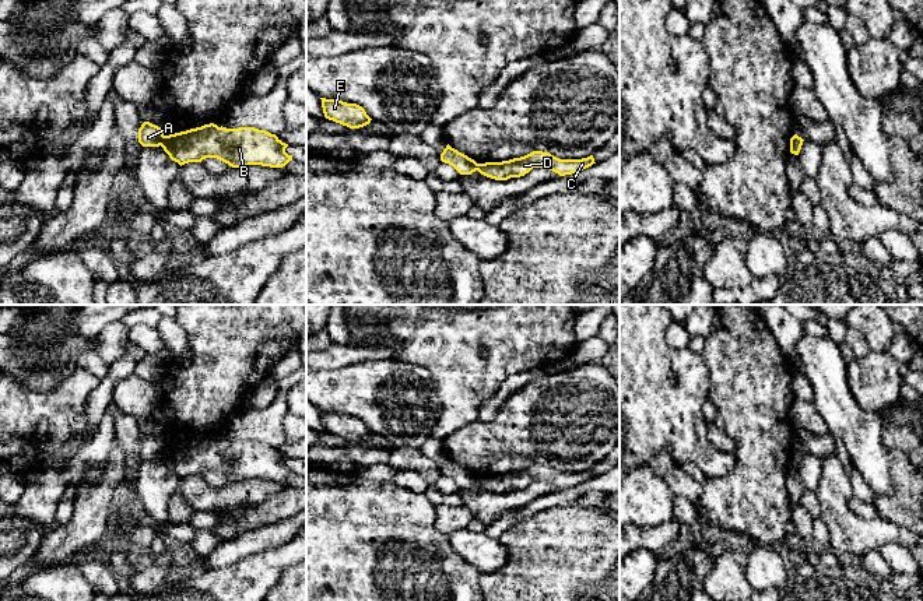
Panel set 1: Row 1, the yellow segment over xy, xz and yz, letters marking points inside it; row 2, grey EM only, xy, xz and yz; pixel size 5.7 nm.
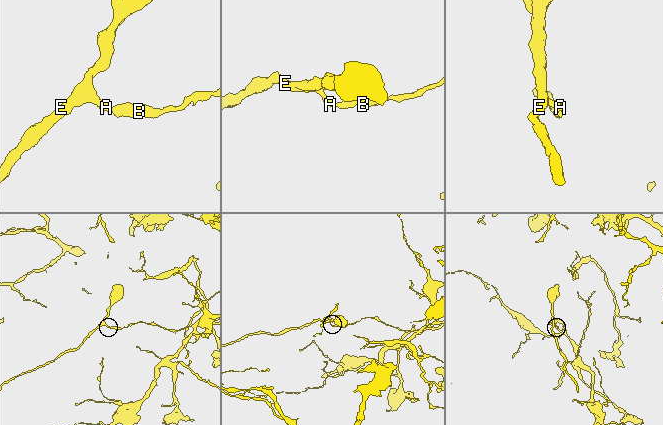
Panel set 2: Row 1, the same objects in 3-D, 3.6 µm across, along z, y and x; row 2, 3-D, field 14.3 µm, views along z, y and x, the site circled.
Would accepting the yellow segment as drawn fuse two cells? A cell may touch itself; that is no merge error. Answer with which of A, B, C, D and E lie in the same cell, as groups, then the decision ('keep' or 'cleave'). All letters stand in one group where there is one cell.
groups A E / B C D; cleave

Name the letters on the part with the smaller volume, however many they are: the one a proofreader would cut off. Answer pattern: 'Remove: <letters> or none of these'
Remove: A, E

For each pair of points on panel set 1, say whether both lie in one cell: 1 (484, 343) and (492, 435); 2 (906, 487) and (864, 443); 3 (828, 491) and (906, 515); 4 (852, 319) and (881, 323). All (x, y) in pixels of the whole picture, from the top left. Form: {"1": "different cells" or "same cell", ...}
{"1": "different cells", "2": "different cells", "3": "different cells", "4": "same cell"}

